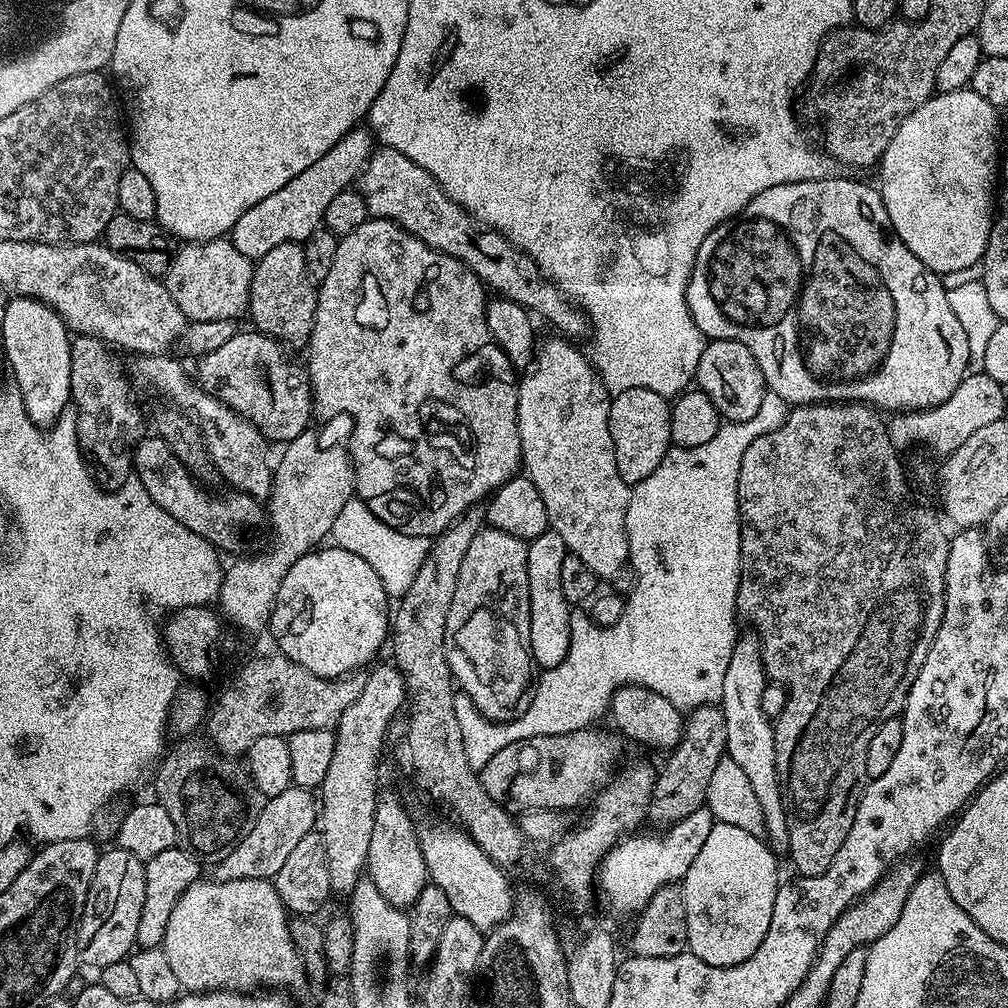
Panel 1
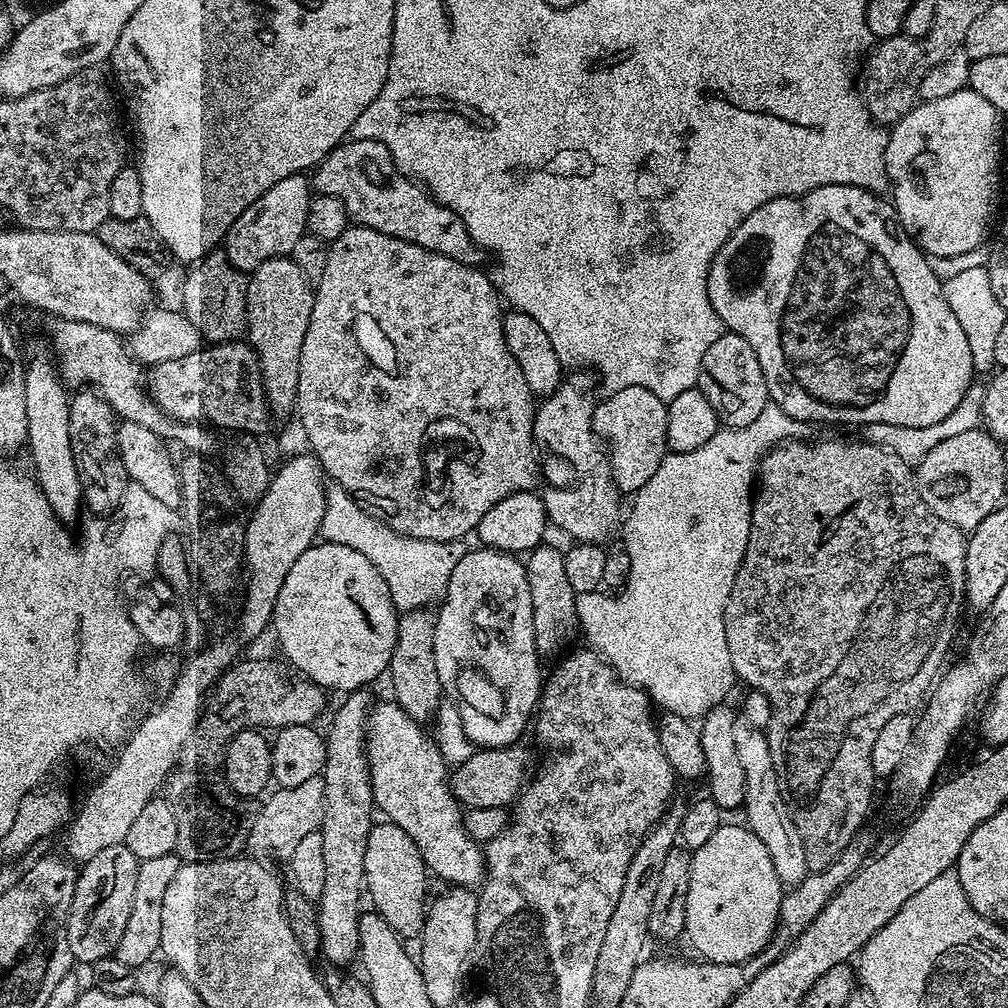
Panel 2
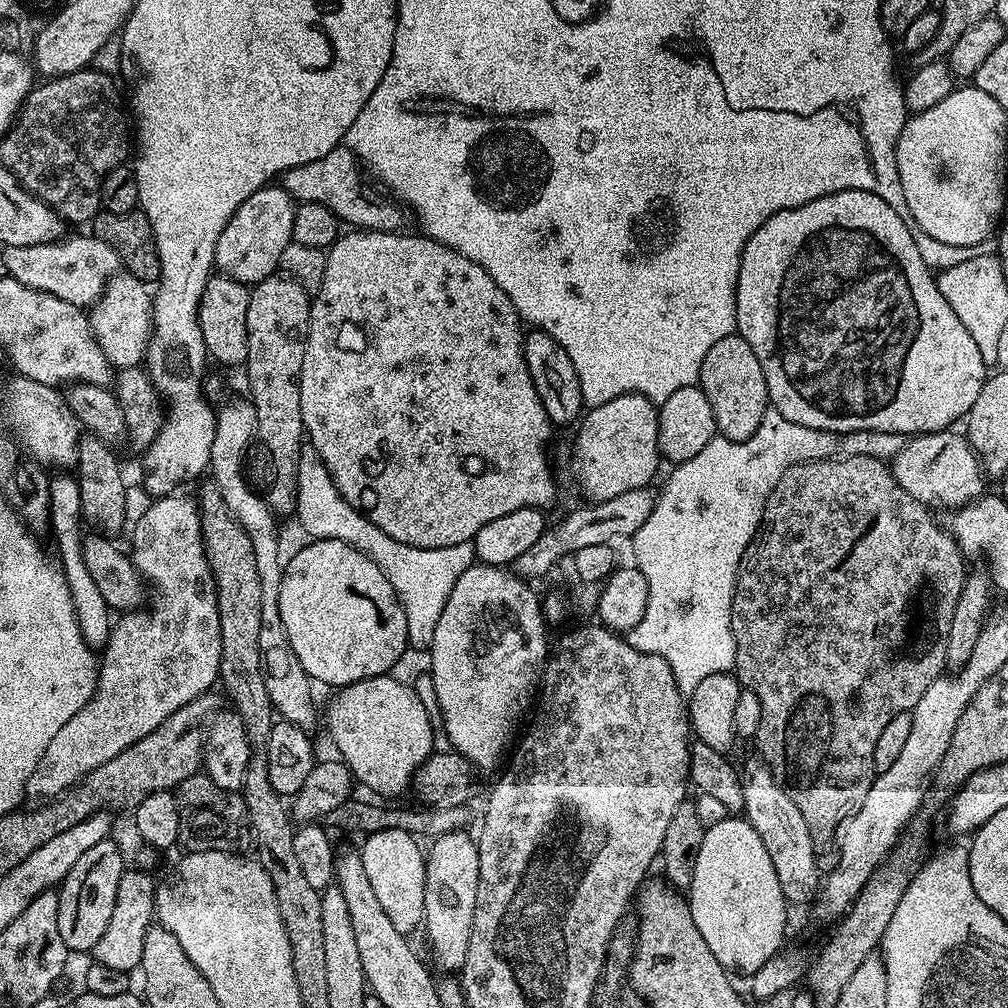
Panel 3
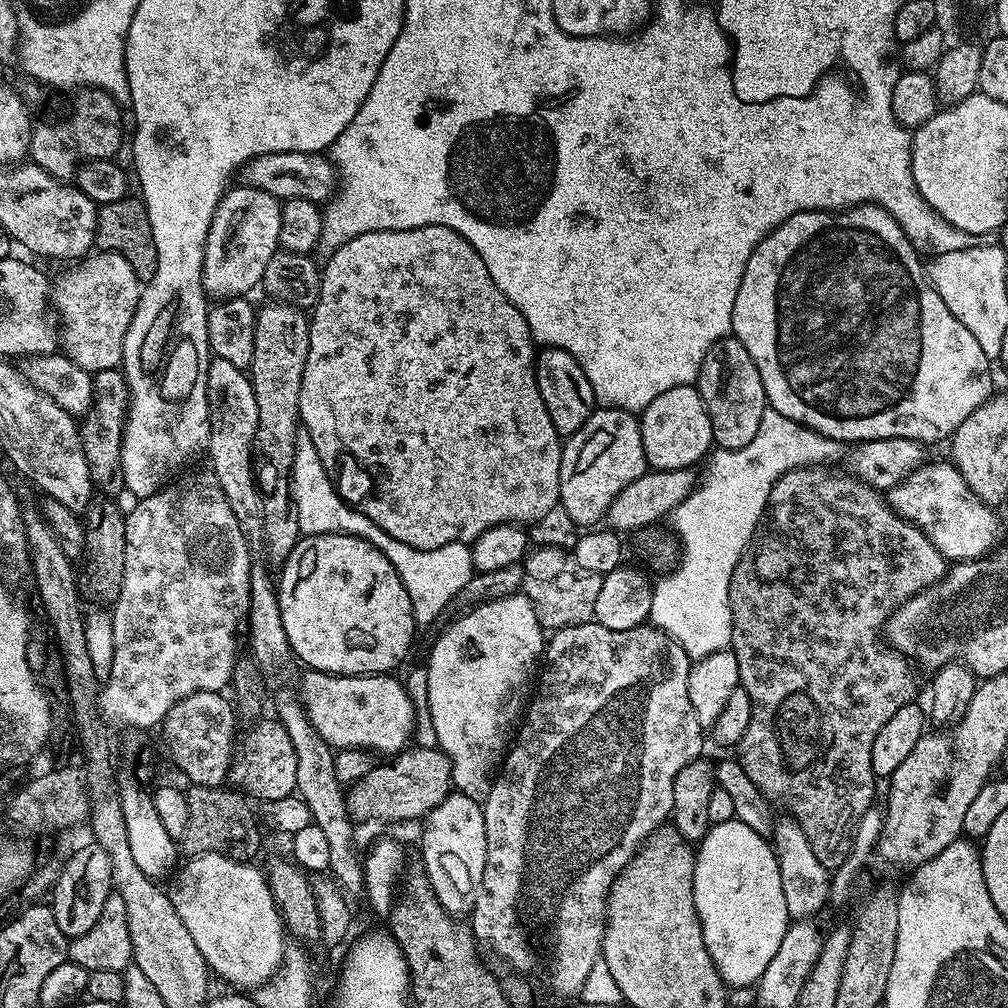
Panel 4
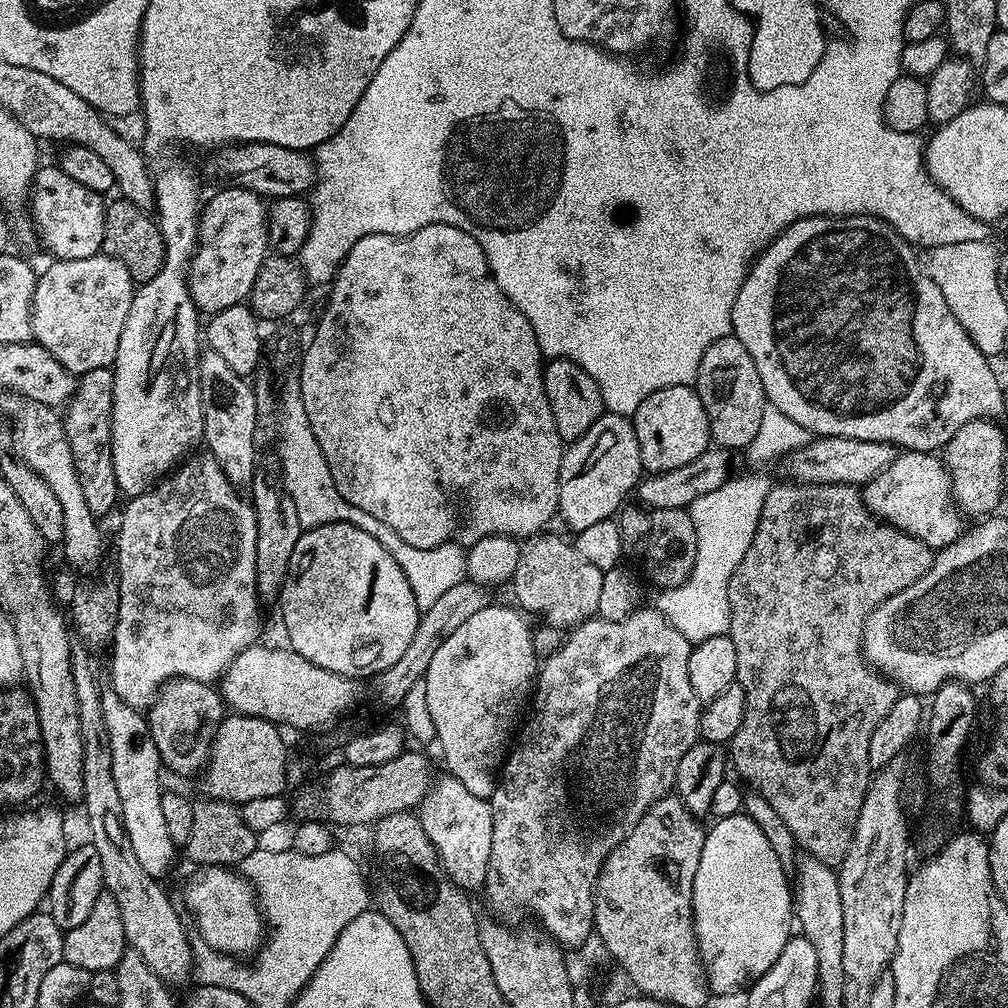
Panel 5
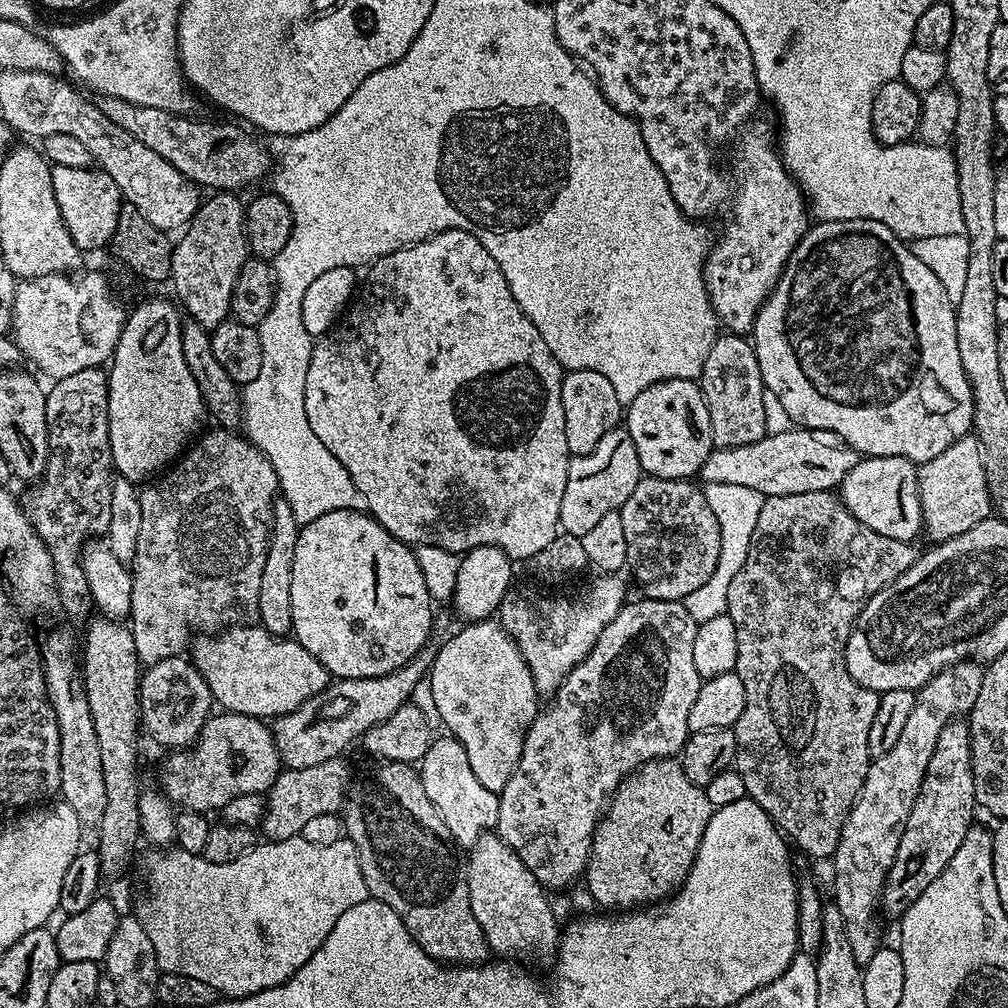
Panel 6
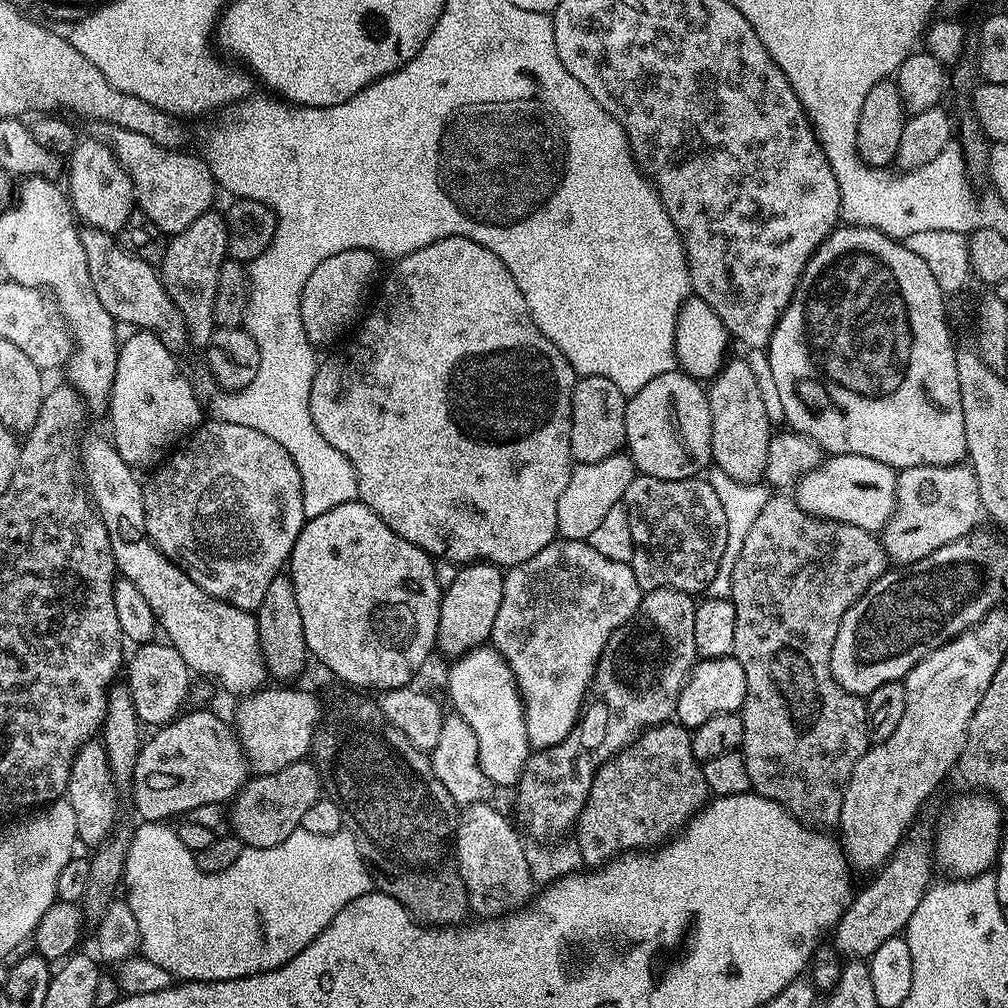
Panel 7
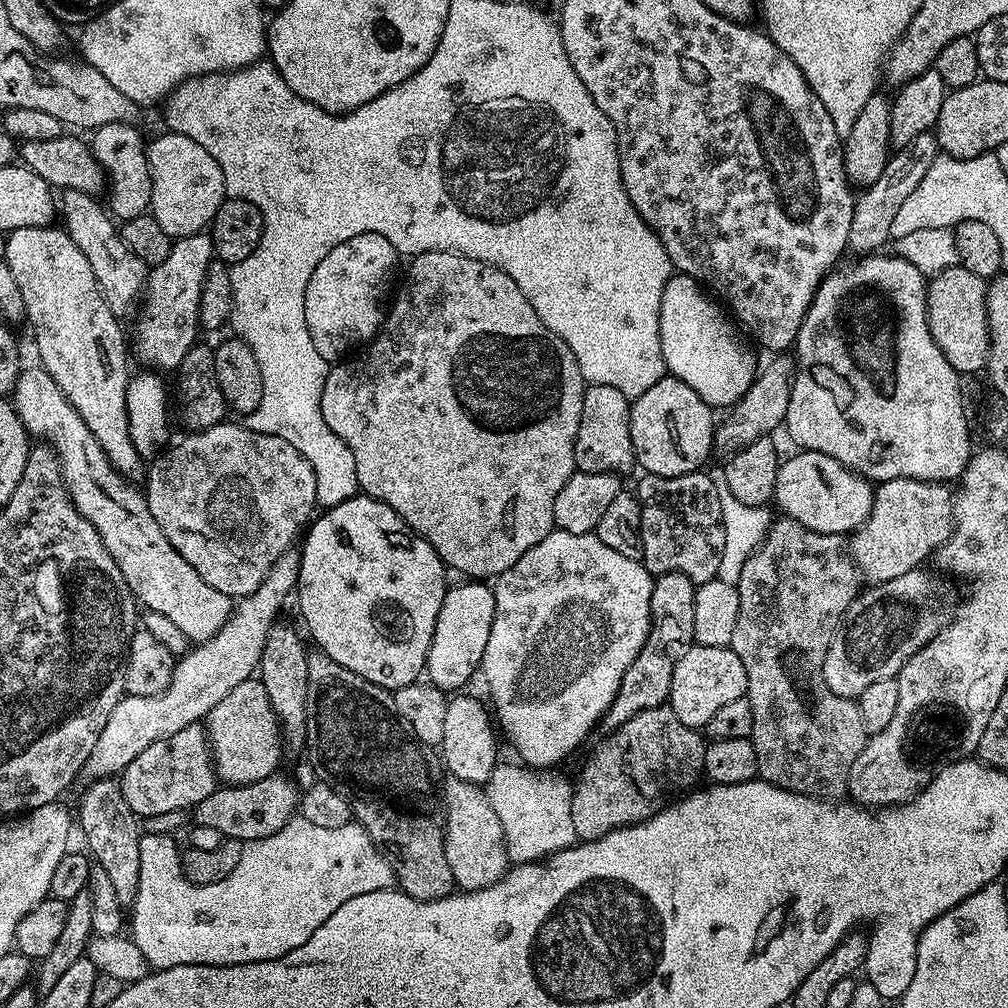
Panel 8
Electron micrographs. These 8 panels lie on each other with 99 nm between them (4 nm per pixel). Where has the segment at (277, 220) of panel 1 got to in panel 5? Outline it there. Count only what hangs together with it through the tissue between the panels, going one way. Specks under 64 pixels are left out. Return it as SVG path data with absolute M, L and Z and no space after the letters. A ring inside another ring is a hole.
M221 187L212 197L207 197L198 217L198 243L192 254L192 263L186 269L190 298L201 313L211 314L226 310L226 306L243 304L252 295L254 278L264 257L269 255L268 247L268 210L265 201L250 190Z

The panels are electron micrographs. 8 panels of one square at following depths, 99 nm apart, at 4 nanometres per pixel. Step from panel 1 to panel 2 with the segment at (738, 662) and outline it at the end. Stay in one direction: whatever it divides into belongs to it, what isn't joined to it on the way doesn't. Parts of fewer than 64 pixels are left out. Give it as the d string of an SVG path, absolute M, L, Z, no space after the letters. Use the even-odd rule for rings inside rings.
M738 722L734 726L734 750L738 750L738 759L742 774L746 777L746 790L742 812L748 815L746 827L766 846L770 862L774 862L774 874L778 874L781 885L791 886L805 880L810 875L806 866L806 850L802 847L802 837L792 821L792 811L788 809L780 784L776 781L774 758L770 758L770 742L759 728Z

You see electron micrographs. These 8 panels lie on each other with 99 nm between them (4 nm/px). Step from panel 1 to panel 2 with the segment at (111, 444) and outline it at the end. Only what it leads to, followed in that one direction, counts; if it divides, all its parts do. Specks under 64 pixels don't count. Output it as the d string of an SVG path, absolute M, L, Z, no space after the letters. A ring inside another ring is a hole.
M76 390L68 401L70 422L70 450L74 450L74 466L82 486L82 501L92 516L111 516L122 502L130 483L126 466L122 466L120 451L116 445L118 417L106 401L91 390Z

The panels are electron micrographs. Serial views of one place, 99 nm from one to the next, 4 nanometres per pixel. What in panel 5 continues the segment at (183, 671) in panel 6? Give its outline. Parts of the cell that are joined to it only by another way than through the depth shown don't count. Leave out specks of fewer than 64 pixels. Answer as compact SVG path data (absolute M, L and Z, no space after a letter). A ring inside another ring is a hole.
M174 678L160 686L156 693L156 699L147 709L150 734L153 735L154 744L158 748L158 754L163 760L163 767L169 772L177 772L180 776L192 776L201 771L208 763L208 755L212 753L212 743L216 737L216 731L226 715L224 697L211 683L190 678Z

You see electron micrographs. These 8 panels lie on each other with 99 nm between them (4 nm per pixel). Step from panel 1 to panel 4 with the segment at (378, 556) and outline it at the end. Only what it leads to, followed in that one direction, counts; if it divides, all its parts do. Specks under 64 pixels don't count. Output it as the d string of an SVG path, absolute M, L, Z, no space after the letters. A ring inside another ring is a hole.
M301 430L296 435L296 453L292 467L292 507L298 514L298 526L306 536L322 534L346 534L357 536L370 542L394 566L398 578L402 578L402 586L406 586L406 594L410 594L410 606L417 625L432 624L455 601L461 590L474 575L472 567L472 550L465 544L450 542L446 546L438 546L434 550L418 550L414 546L406 546L406 542L398 542L398 538L390 538L386 530L374 526L366 514L357 508L349 508L336 493L332 480L326 474L326 466L322 466L322 458L318 458L318 450L314 450L314 442L310 442L308 433Z

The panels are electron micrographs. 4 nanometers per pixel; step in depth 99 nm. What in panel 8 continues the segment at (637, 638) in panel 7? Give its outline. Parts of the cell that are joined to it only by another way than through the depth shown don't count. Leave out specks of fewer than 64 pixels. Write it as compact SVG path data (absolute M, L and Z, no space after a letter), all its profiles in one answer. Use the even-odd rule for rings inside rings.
M667 572L655 577L650 598L652 625L640 653L634 658L634 662L630 662L630 670L622 674L622 686L618 686L618 694L602 721L605 729L611 730L622 726L622 722L632 718L634 714L650 710L667 701L674 666L678 658L682 658L684 651L691 648L694 643L692 635L696 590L697 585L693 584L690 578L686 578L686 574Z

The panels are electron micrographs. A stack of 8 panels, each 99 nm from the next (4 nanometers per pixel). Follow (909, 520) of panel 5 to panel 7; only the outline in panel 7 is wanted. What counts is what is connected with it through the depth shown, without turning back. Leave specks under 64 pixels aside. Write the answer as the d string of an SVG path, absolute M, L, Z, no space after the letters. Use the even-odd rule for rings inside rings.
M832 454L796 483L794 499L797 506L812 516L846 522L876 534L888 525L889 518L896 513L896 473L897 469L874 462L874 458Z

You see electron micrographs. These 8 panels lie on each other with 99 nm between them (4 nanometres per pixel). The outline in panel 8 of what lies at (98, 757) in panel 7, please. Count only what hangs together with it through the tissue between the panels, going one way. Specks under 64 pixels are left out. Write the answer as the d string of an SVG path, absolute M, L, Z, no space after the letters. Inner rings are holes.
M96 778L92 784L80 796L80 820L78 816L78 832L84 835L84 840L88 843L87 851L91 859L106 870L106 875L110 878L110 886L114 886L114 894L118 896L118 902L122 906L131 905L138 890L138 846L140 845L141 821L130 810L130 805L122 794L119 783L112 778Z

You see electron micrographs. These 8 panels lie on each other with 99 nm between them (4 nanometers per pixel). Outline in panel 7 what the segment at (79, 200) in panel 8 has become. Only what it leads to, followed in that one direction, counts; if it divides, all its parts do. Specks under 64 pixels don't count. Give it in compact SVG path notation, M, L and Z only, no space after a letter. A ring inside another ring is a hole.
M84 226L80 228L80 241L82 251L86 254L86 270L90 270L94 294L98 294L98 302L106 306L106 314L110 314L121 325L133 324L133 329L155 332L173 354L181 354L190 348L188 327L182 318L182 310L178 310L170 294L166 294L160 273L153 265L130 254L111 232Z

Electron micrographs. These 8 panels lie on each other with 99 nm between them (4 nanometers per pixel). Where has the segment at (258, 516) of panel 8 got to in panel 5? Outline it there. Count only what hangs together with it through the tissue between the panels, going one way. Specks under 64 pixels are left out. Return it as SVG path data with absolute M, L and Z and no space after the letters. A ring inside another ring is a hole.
M211 454L193 455L185 459L171 474L152 485L148 491L131 497L124 513L120 516L120 529L116 532L116 568L120 571L120 601L118 602L118 622L110 641L112 648L112 680L110 687L117 692L124 703L144 710L156 699L160 686L174 678L190 678L205 682L219 681L230 662L242 654L242 650L252 647L261 639L260 608L261 601L256 595L256 511L251 503L239 496L237 485L226 478L222 466Z

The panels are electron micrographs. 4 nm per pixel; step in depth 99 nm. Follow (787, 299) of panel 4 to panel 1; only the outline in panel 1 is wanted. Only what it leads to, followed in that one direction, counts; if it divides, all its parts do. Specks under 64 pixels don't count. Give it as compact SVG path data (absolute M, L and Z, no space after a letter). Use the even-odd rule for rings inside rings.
M836 179L770 186L770 190L762 190L762 194L754 197L737 216L710 230L702 246L698 246L698 258L694 262L694 270L688 283L688 309L692 321L708 340L742 342L742 346L746 346L750 354L754 354L768 390L778 394L778 398L782 398L790 406L851 402L871 404L877 410L889 408L889 413L892 414L938 406L946 402L946 398L950 398L954 390L958 390L958 382L962 382L962 378L969 373L970 347L962 324L958 322L957 315L950 306L948 289L944 287L943 279L922 262L918 262L918 258L914 258L914 254L910 254L910 250L906 250L906 246L896 237L884 204L880 201L880 193L873 185L871 188L860 180Z

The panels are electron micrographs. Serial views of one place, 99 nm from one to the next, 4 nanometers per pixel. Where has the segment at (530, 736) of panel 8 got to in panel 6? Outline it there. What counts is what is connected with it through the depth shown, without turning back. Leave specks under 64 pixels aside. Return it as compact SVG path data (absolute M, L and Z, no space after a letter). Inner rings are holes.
M600 574L588 588L585 596L547 596L536 588L509 588L502 598L498 622L510 634L518 646L530 674L534 678L537 693L554 694L570 670L598 642L602 630L614 622L614 618L626 603L624 584L616 574Z

